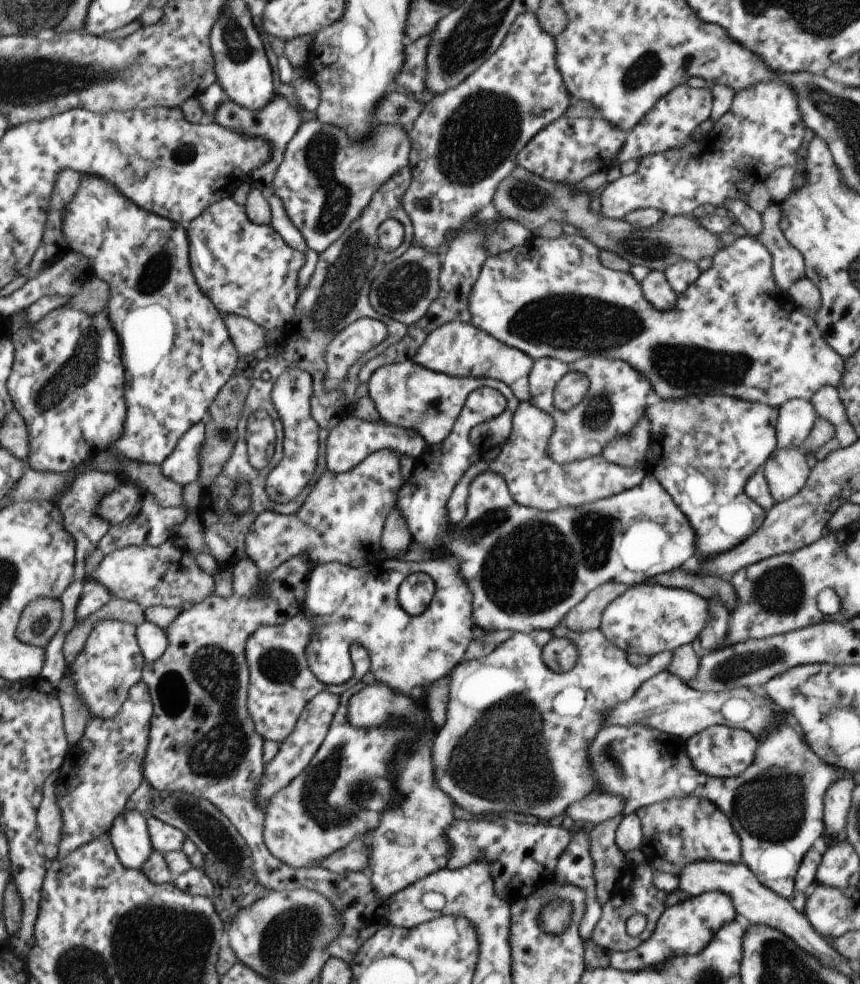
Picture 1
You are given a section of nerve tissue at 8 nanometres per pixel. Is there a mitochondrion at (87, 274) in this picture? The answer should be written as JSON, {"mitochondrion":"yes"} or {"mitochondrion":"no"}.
{"mitochondrion":"no"}

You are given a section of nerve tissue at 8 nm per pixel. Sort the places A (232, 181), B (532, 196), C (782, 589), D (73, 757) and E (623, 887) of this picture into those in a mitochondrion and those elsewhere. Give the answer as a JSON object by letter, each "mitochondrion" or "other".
{"A":"other","B":"mitochondrion","C":"mitochondrion","D":"other","E":"mitochondrion"}

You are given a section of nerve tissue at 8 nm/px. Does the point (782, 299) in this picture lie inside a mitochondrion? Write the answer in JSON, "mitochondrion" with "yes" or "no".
{"mitochondrion":"no"}

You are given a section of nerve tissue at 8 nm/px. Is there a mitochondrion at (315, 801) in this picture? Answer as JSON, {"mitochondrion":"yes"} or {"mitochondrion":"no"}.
{"mitochondrion":"yes"}

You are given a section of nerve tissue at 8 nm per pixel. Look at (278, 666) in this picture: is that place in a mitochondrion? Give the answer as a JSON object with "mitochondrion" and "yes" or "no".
{"mitochondrion":"yes"}

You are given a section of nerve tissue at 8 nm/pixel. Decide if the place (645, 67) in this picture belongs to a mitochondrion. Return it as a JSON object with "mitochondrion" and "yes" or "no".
{"mitochondrion":"yes"}

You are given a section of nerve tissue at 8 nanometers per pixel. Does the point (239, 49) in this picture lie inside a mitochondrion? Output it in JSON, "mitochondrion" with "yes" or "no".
{"mitochondrion":"yes"}

